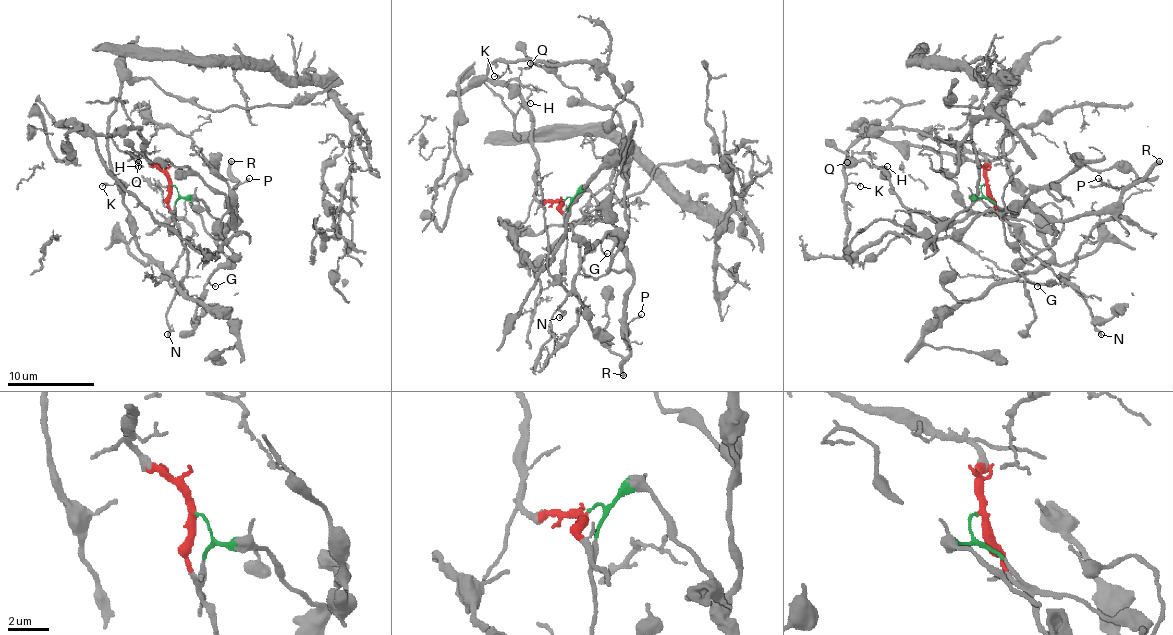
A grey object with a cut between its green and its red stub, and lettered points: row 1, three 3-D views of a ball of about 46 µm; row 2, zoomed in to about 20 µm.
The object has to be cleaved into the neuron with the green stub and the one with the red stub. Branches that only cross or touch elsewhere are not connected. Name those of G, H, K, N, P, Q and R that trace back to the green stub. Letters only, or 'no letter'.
G, P, R

